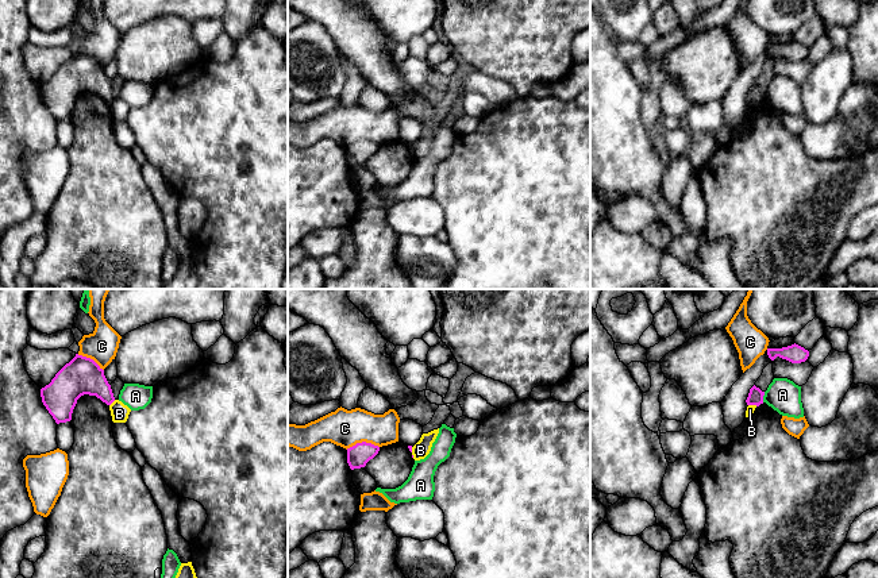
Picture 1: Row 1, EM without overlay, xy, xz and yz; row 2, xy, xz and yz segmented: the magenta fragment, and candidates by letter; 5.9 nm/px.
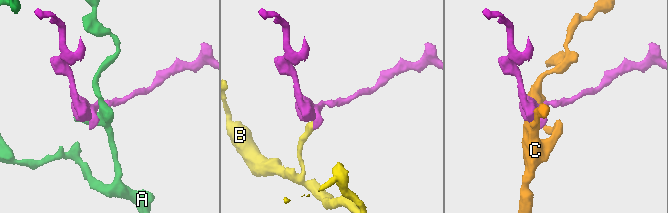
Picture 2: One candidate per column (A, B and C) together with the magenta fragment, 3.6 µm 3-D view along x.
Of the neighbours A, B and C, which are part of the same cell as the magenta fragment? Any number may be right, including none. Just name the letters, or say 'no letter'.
no letter

